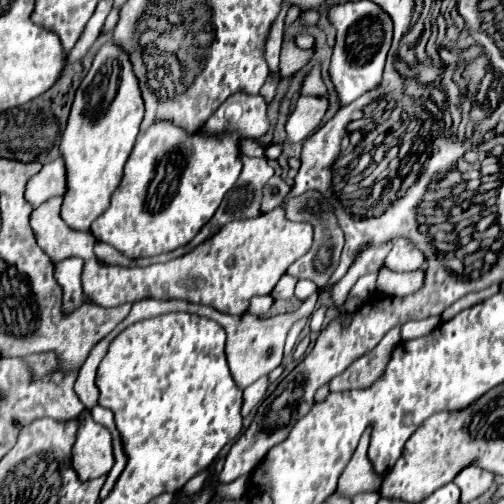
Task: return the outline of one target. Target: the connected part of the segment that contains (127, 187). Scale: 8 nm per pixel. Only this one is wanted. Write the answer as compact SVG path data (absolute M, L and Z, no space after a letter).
M162 120L152 124L146 132L138 134L136 146L124 166L124 176L120 186L114 190L110 198L108 212L102 214L90 228L90 232L100 240L118 248L122 254L130 258L156 256L168 250L174 250L190 242L201 228L208 223L220 206L224 194L236 184L242 172L240 148L238 148L236 132L222 134L206 134L206 132L184 132L184 128L172 124L170 120Z

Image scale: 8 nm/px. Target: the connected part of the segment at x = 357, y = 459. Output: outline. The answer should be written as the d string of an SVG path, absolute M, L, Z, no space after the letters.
M366 430L358 442L356 452L352 454L348 466L344 468L340 480L338 480L338 490L344 496L354 496L360 492L378 492L382 484L382 476L374 472L366 450L370 442L370 430Z

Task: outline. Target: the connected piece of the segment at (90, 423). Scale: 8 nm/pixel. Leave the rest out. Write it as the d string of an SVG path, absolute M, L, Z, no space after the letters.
M90 412L80 414L78 438L72 450L72 466L82 482L106 476L112 470L114 456L110 446L110 432L96 424Z

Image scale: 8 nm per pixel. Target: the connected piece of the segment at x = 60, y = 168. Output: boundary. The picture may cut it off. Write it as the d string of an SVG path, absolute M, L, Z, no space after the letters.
M56 158L54 162L46 164L26 186L26 200L32 206L46 202L52 196L64 196L66 192L66 168L64 160Z

